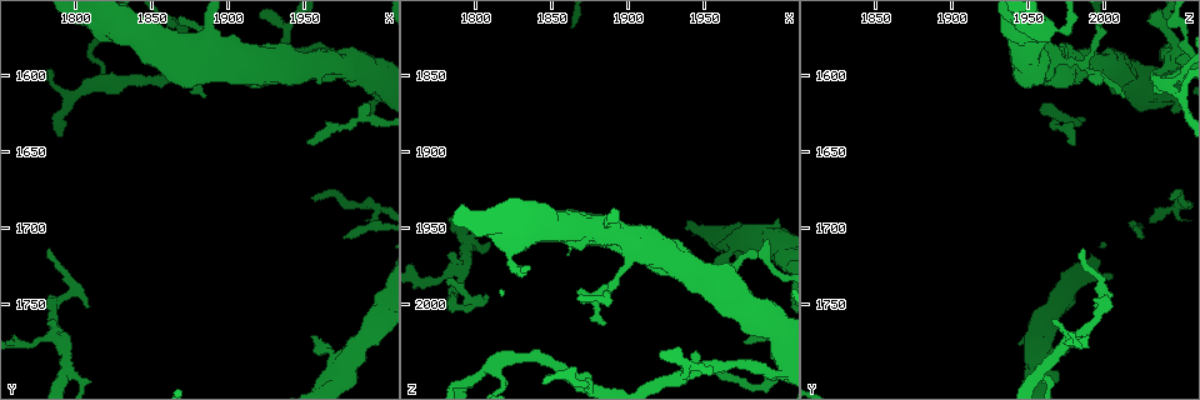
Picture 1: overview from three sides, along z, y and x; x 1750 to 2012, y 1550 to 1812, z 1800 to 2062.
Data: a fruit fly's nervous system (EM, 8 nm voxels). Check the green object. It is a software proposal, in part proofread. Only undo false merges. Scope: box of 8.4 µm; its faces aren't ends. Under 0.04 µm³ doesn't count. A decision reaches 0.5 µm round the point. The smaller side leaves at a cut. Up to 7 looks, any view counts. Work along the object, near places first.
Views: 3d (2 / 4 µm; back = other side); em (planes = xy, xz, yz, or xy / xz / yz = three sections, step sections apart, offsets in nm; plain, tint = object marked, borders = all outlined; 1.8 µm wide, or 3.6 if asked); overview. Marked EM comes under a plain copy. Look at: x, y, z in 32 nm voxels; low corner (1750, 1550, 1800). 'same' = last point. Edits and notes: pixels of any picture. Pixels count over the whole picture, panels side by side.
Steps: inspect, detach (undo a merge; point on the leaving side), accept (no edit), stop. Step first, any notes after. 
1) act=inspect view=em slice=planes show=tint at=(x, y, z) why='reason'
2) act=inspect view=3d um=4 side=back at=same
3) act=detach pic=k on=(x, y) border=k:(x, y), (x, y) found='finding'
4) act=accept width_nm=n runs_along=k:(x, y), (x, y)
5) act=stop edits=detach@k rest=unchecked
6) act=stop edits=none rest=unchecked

act=inspect view=3d um=4 side=back at=(1902, 1588, 1970) why='sudden change in width'

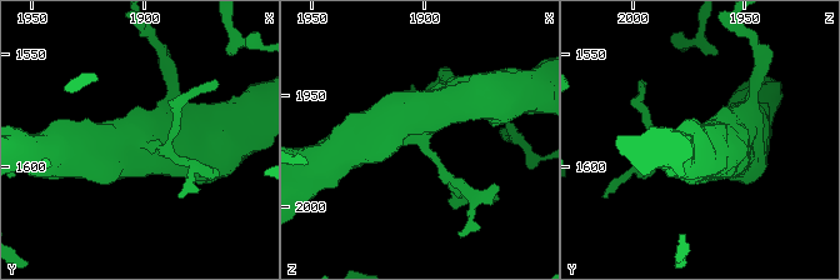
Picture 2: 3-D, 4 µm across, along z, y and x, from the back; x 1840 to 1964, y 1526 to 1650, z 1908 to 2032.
act=inspect view=em um=3.6 slice=yz step=16 show=borders at=(1901, 1590, 1971) why='need the tissue'

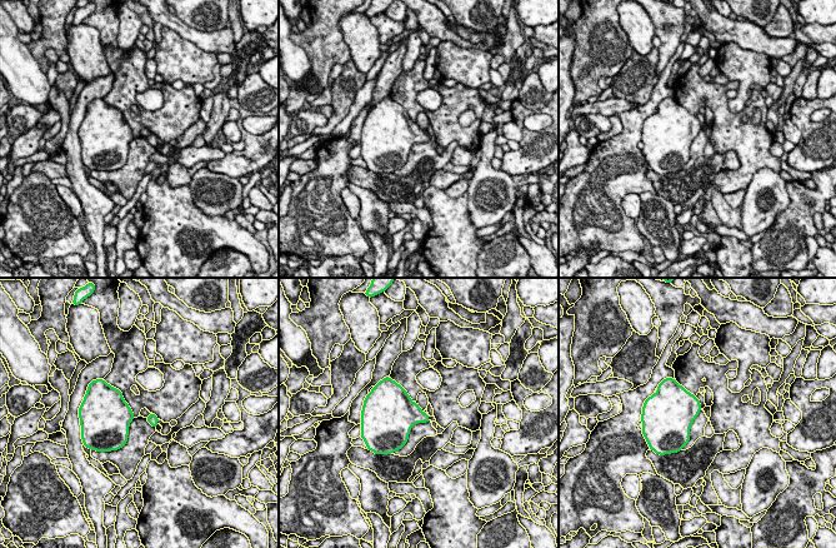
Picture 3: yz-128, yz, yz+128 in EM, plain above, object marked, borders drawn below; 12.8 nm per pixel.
act=accept found='all the same neuron'

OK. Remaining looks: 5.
act=inspect view=3d um=2 at=(1938, 1586, 2044) why='side arm on a straight run'

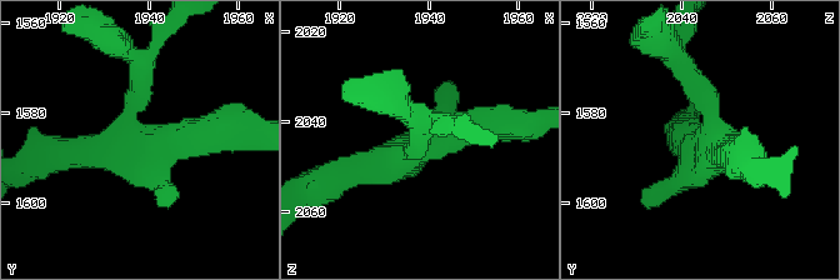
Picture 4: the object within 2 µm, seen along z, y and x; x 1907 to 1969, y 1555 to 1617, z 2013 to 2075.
act=inspect view=em slice=planes show=tint at=(1939, 1587, 2045)

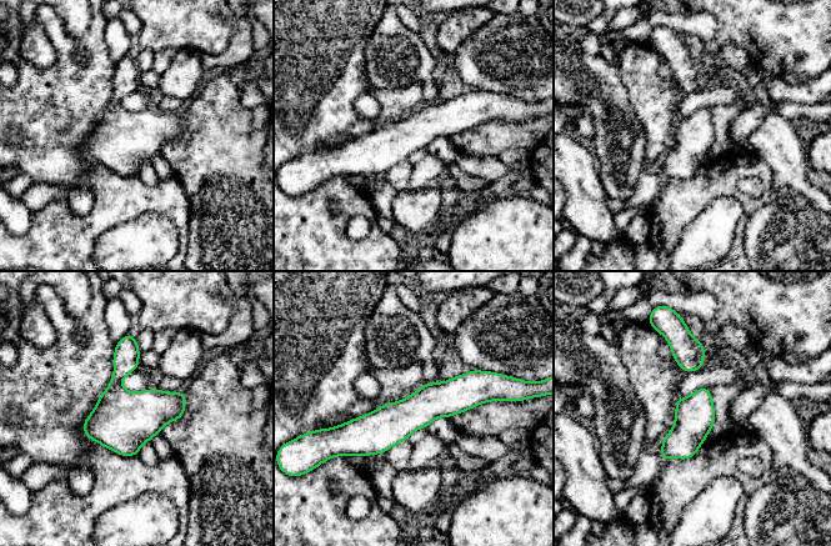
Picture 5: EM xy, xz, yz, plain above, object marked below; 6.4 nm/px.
act=accept width_nm=260 found='all the same neuron'

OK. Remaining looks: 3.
act=inspect view=3d um=4 at=(1790, 1774, 1974) why='a fork'

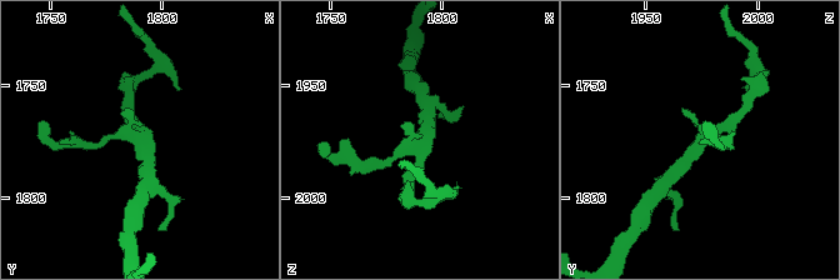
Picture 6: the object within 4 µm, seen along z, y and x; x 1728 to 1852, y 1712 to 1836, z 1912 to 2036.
act=inspect view=em slice=xz step=16 show=tint at=(1791, 1775, 1975)

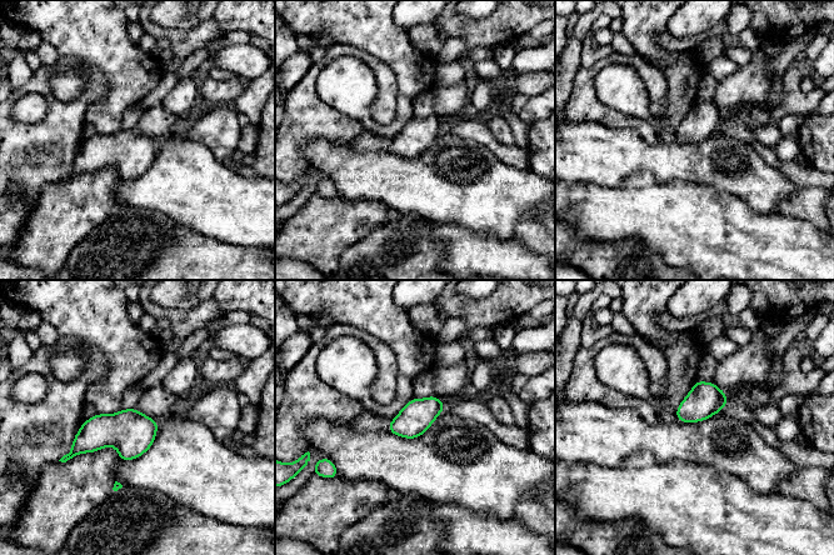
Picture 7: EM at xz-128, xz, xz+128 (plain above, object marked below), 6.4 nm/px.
act=inspect view=em slice=yz step=4 show=borders at=same

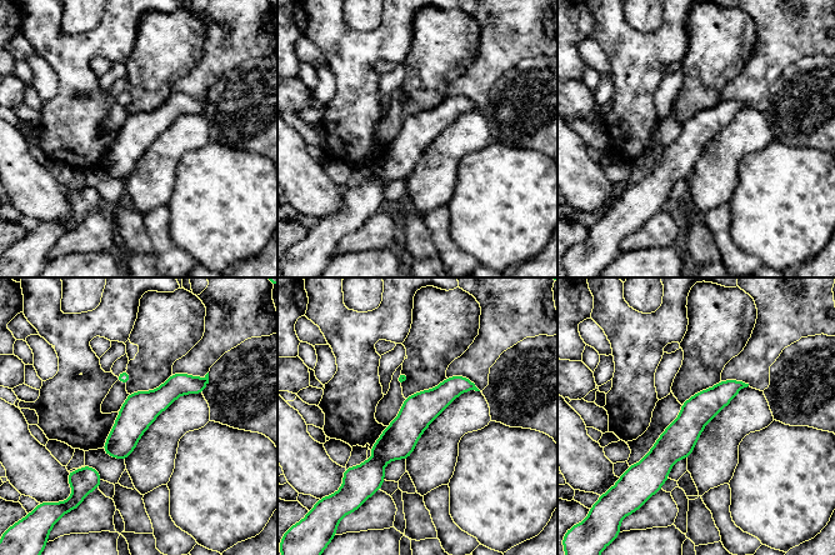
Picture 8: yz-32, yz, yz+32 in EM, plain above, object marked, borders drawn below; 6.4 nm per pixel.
act=accept runs_along=8:(466, 381), (384, 453), (379, 481) found='all the same neuron'

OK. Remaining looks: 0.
act=stop edits=none rest=unchecked

